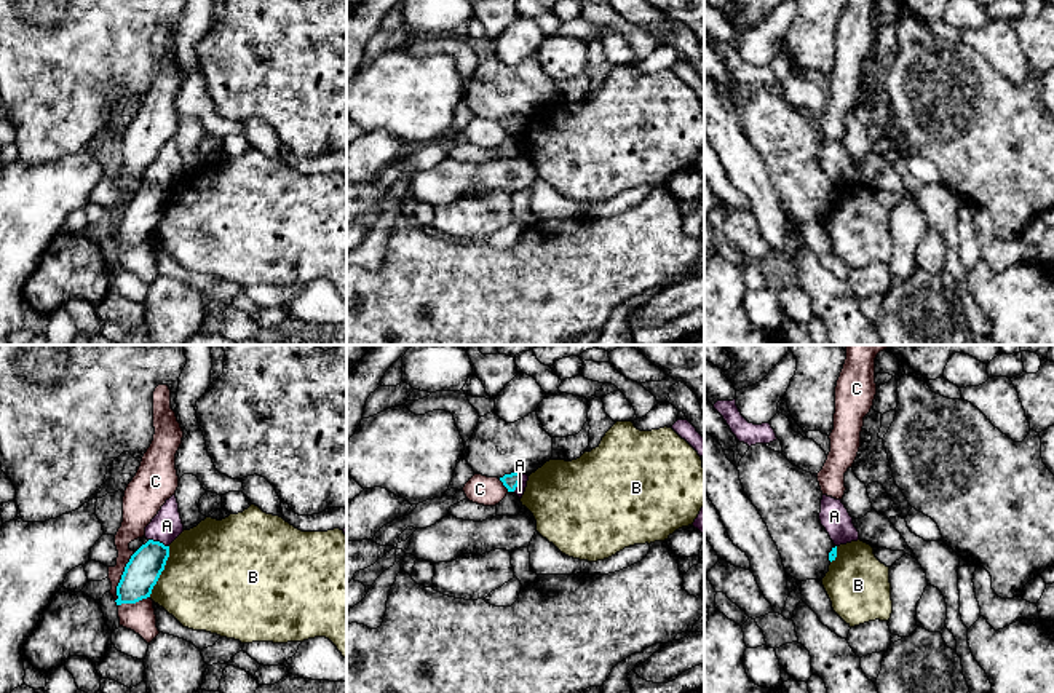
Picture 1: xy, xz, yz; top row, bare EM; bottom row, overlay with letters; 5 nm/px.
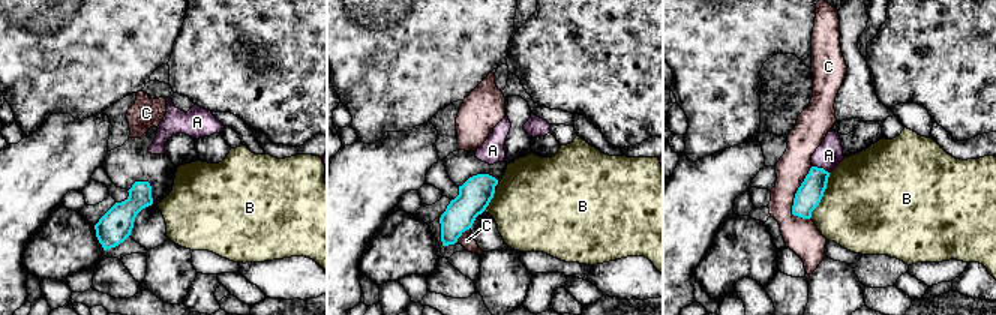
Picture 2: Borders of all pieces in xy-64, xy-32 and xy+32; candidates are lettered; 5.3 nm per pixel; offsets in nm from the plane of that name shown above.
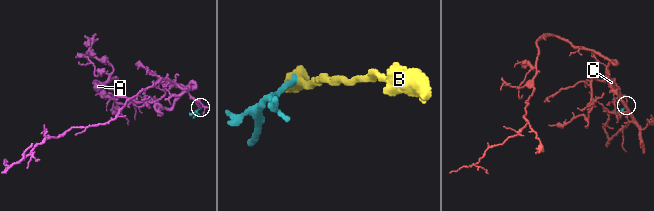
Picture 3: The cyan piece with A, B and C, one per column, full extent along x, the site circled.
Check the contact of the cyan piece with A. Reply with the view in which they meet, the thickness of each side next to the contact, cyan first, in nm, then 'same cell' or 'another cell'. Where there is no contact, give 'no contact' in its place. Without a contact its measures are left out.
contact in xy; calibres 180 and 160 nm; another cell

